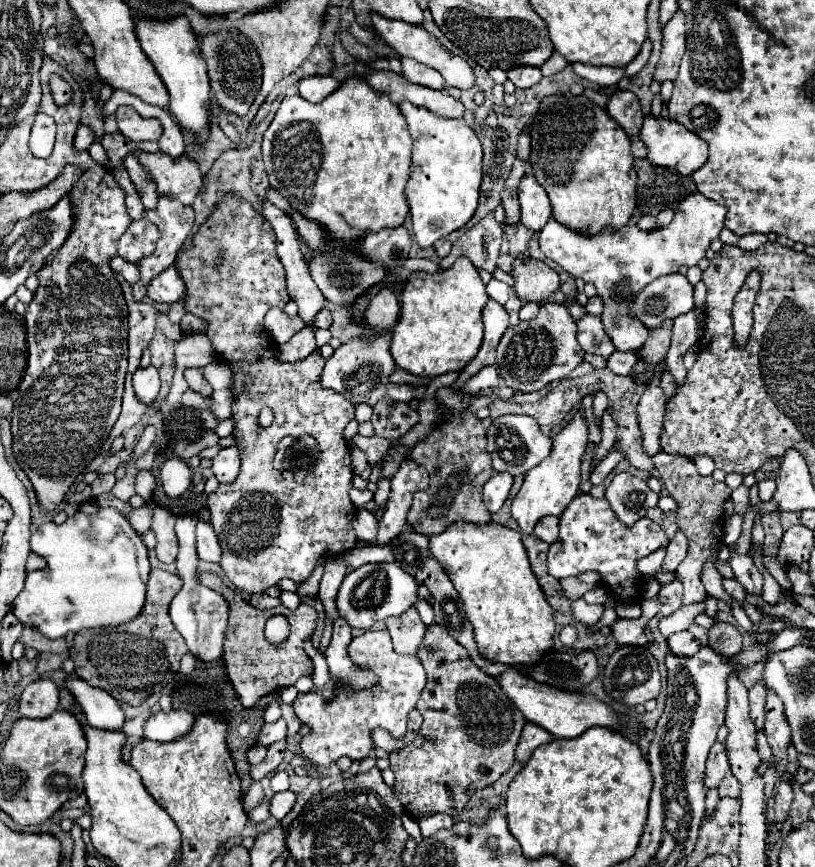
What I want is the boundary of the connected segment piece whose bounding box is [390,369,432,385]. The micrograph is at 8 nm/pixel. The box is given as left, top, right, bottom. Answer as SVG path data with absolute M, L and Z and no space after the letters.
M396 369L396 371L390 375L390 381L394 381L394 383L414 383L414 385L428 385L432 379L424 379L424 377L412 375L412 373L408 373L408 371Z

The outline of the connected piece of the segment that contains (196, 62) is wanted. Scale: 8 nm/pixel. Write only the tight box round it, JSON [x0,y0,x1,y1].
[136,17,210,145]

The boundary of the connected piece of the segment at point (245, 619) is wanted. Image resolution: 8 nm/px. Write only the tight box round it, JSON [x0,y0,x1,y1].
[200,573,318,707]

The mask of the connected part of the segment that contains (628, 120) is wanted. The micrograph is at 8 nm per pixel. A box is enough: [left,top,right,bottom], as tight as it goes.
[606,91,644,135]

